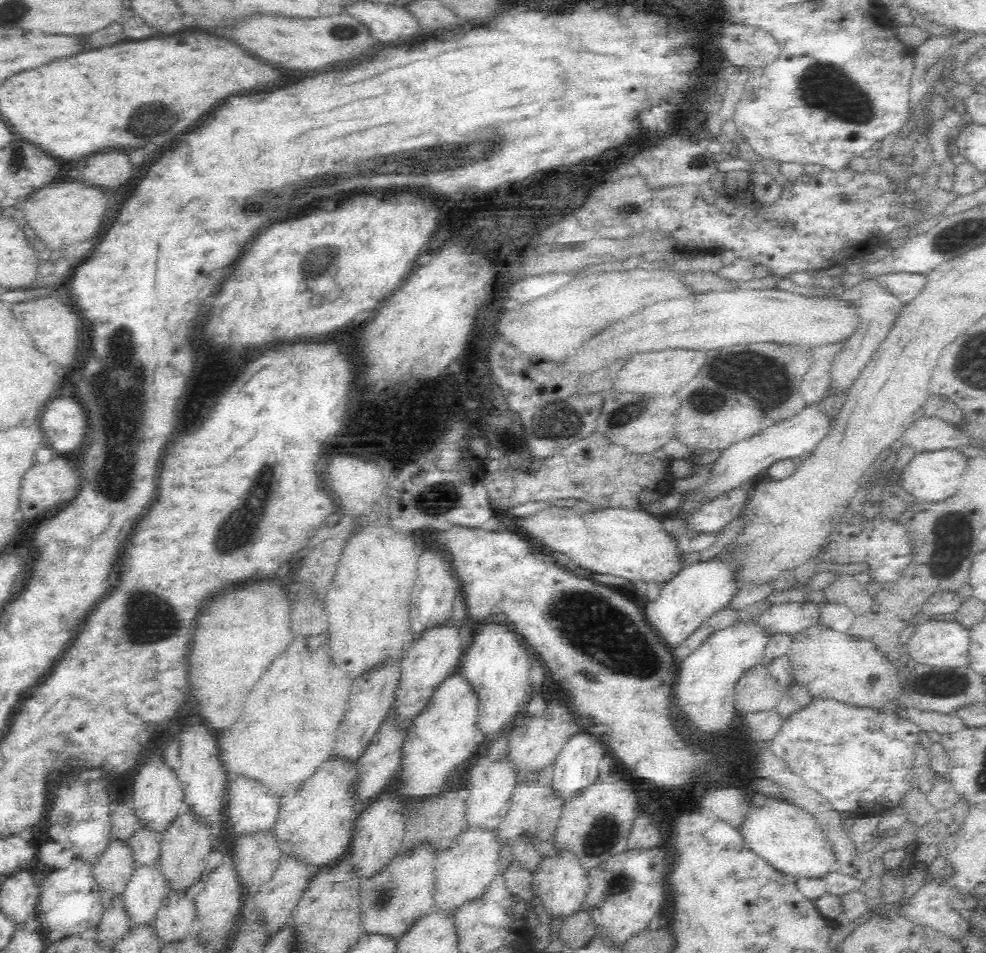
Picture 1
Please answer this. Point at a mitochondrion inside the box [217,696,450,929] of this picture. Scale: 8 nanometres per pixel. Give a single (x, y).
(385, 896)

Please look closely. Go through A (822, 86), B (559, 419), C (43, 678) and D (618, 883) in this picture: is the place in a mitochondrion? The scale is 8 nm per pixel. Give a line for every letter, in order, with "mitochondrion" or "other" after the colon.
A: mitochondrion
B: mitochondrion
C: other
D: mitochondrion

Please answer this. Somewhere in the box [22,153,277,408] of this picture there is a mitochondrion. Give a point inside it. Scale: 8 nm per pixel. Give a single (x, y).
(242, 205)

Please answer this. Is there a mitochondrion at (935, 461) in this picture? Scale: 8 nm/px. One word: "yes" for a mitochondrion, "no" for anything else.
no

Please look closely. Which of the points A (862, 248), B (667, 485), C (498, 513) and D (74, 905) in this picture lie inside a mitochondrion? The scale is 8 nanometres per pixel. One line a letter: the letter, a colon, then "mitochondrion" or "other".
A: other
B: other
C: other
D: other

